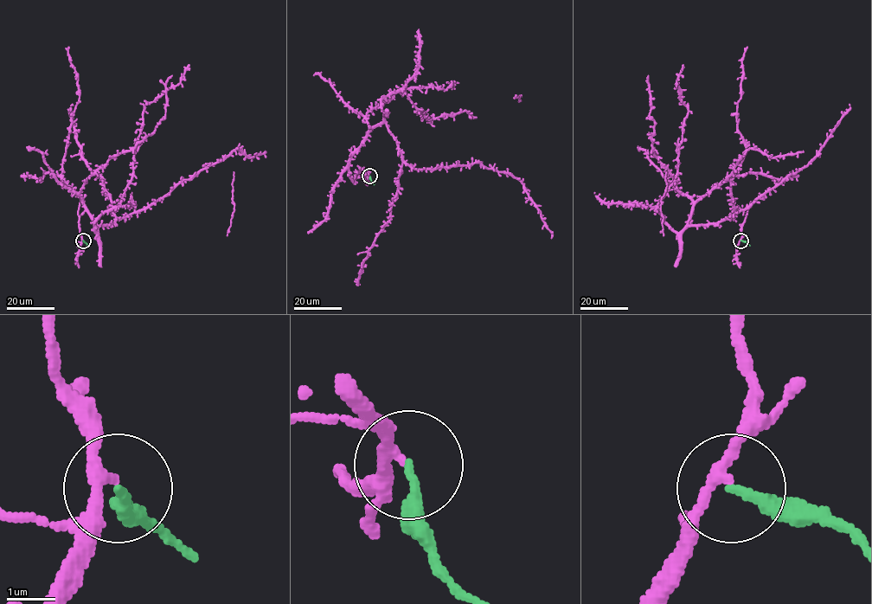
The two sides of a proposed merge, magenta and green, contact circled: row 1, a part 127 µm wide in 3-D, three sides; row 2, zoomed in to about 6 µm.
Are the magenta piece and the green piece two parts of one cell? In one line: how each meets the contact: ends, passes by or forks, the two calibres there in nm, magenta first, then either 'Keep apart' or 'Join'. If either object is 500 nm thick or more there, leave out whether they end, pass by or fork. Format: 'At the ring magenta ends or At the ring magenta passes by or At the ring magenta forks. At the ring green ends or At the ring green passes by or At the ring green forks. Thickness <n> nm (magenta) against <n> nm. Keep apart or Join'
At the ring magenta passes by. At the ring green ends. Thickness 200 nm (magenta) against 200 nm. Keep apart

